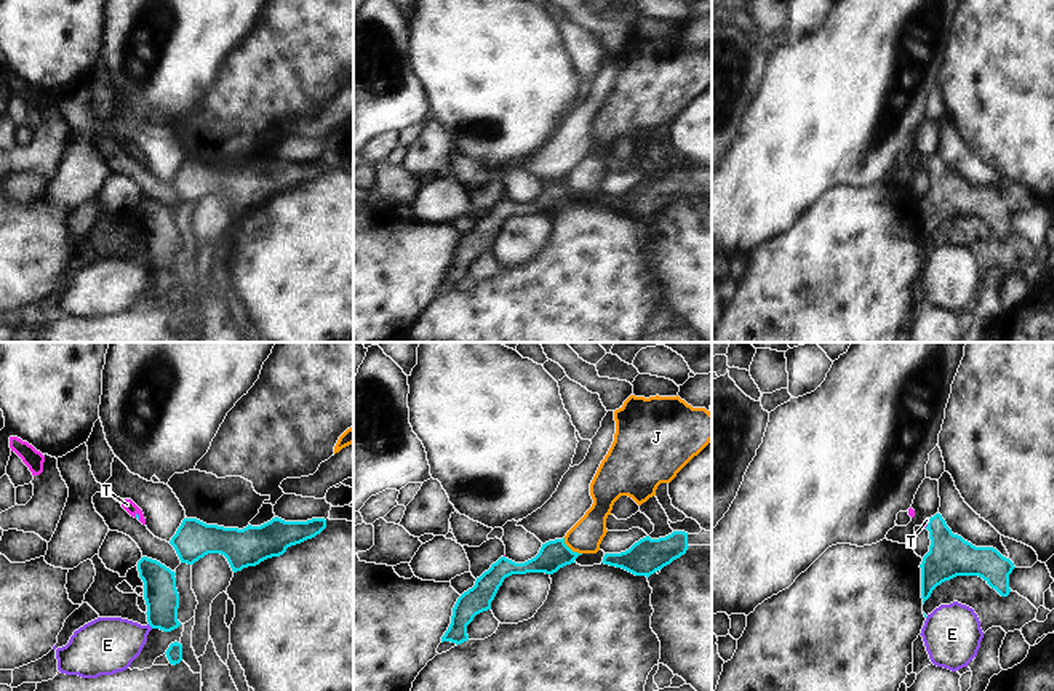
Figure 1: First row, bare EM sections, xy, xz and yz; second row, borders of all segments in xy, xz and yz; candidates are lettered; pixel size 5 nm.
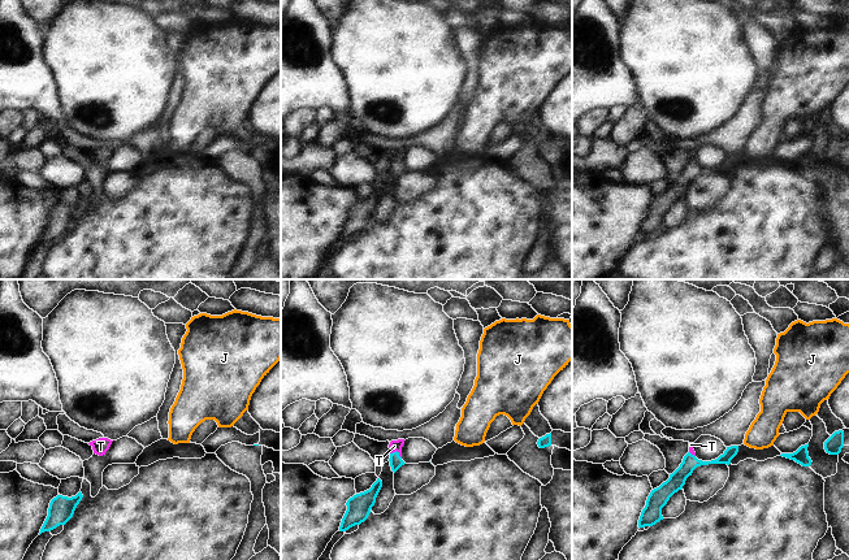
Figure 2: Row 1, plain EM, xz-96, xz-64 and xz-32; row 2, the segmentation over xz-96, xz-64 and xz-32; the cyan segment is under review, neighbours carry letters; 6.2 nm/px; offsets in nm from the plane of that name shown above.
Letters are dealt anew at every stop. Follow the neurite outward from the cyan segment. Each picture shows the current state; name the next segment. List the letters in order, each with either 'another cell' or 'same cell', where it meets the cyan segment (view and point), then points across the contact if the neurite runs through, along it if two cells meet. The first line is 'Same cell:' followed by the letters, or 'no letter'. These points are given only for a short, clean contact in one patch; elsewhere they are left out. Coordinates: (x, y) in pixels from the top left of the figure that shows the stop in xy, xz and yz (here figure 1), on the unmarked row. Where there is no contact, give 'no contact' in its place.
Same cell: T
E: another cell | xy (151, 267) | along xy (147, 266), (152, 269)
J: another cell | xz (570, 191)
T: same cell | xy (136, 157) | across xy (136, 155), (136, 157), (127, 146)

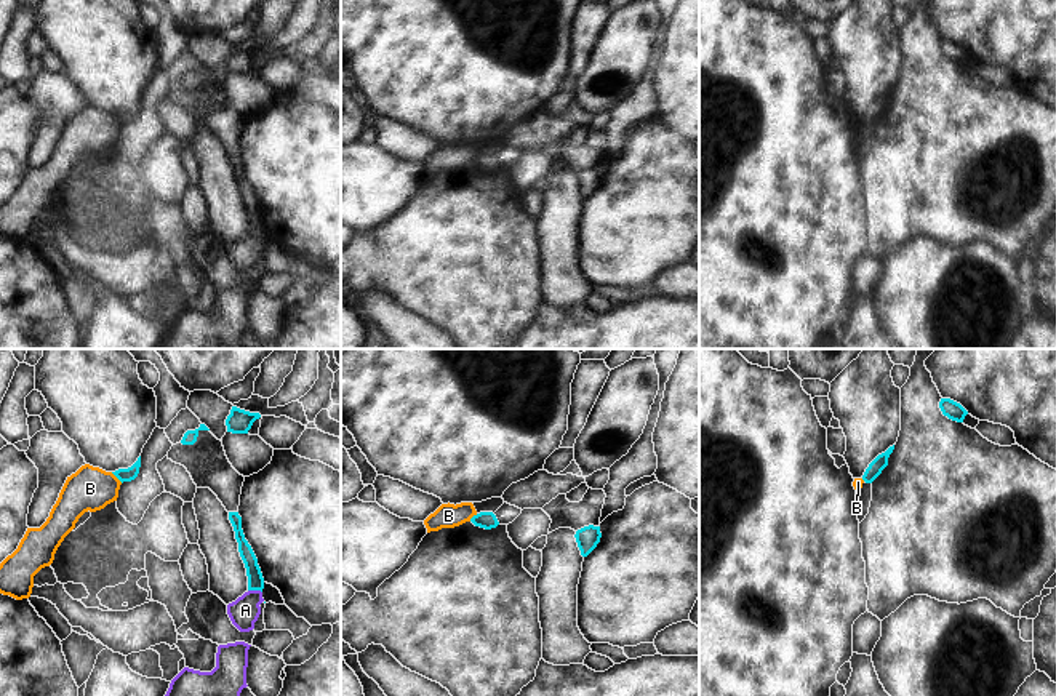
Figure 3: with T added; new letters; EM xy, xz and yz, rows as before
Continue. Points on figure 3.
Same cell: no letter
A: another cell | xy (255, 231)
B: another cell | xy (117, 119) | along xy (111, 114), (122, 124)

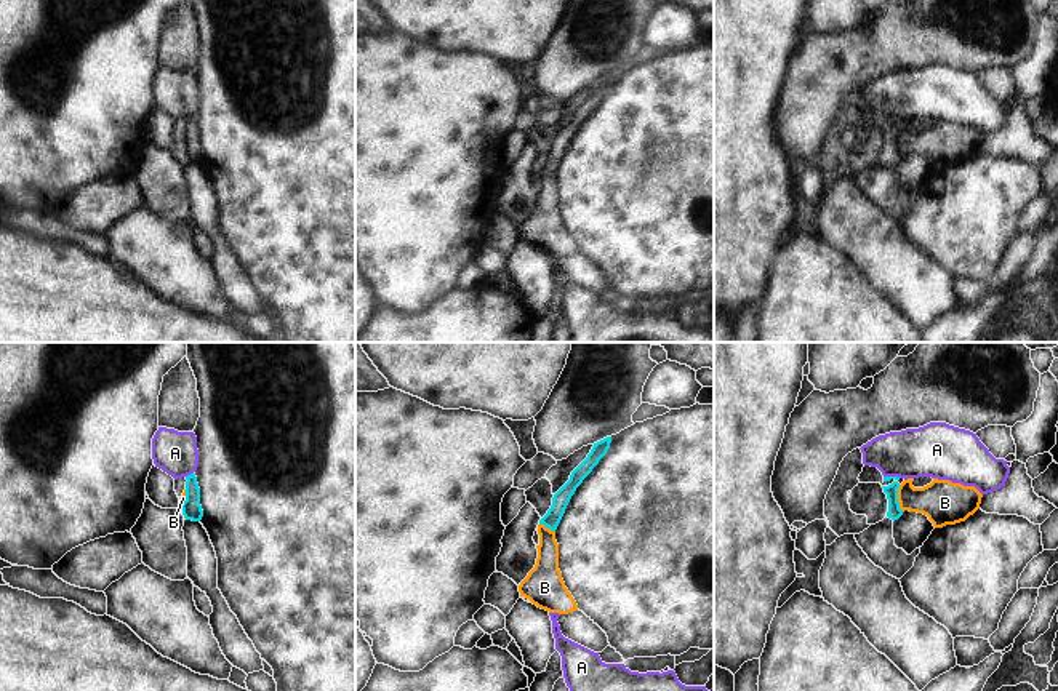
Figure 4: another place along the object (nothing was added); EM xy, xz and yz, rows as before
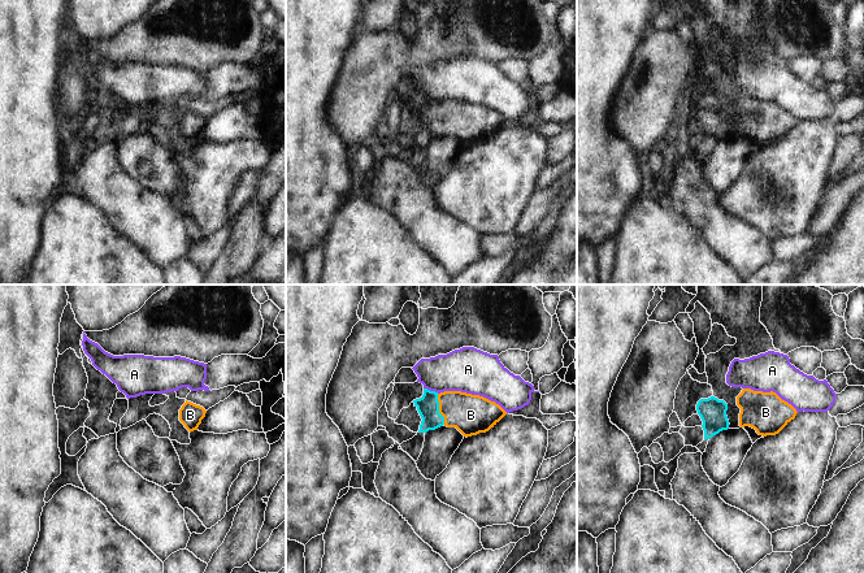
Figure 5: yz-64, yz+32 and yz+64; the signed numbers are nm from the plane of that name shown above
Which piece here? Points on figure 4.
Same cell: B
A: another cell | xy (191, 115) | along xy (192, 114), (186, 119)
B: same cell | yz (897, 139) | across yz (895, 154), (897, 139), (945, 144)

